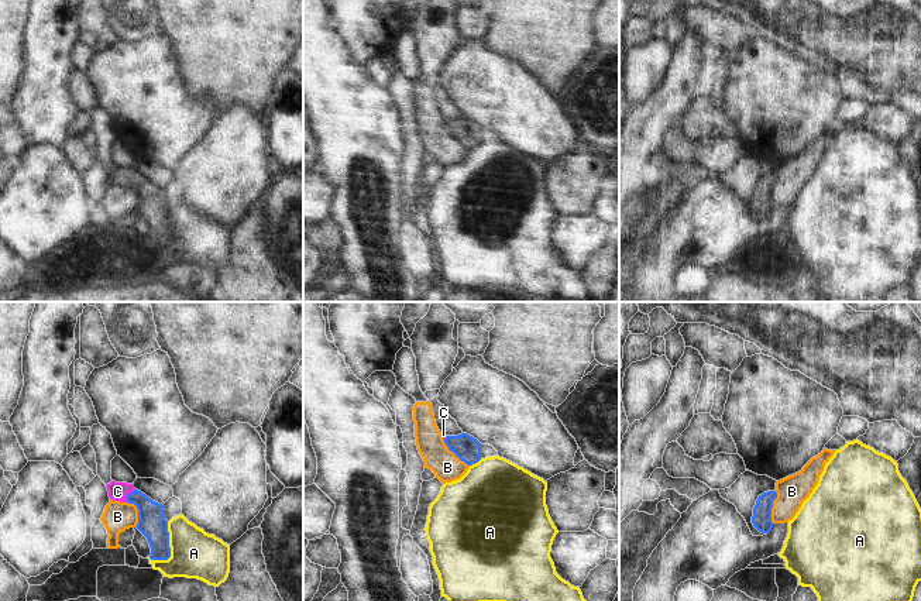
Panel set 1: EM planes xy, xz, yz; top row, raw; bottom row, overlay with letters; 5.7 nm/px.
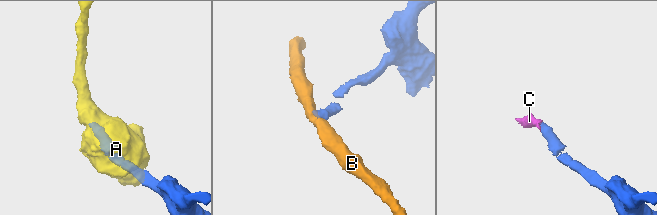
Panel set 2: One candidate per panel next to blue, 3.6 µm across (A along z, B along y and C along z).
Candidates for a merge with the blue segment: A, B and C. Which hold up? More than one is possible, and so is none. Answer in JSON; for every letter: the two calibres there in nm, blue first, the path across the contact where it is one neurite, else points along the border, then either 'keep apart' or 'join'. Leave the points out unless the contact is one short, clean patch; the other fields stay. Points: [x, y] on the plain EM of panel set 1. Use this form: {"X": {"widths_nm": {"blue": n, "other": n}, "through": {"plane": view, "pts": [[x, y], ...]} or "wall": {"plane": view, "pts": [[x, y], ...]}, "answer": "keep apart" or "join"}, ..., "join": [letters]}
{"A": {"widths_nm": {"blue": 160, "other": 280}, "wall": {"plane": "xy", "pts": [[168, 206], [169, 240], [151, 244]]}, "answer": "keep apart"}, "B": {"widths_nm": {"blue": 110, "other": 180}, "answer": "keep apart"}, "C": {"widths_nm": {"blue": 160, "other": 110}, "through": {"plane": "xy", "pts": [[151, 199], [127, 179], [117, 175]]}, "answer": "join"}, "join": ["C"]}

